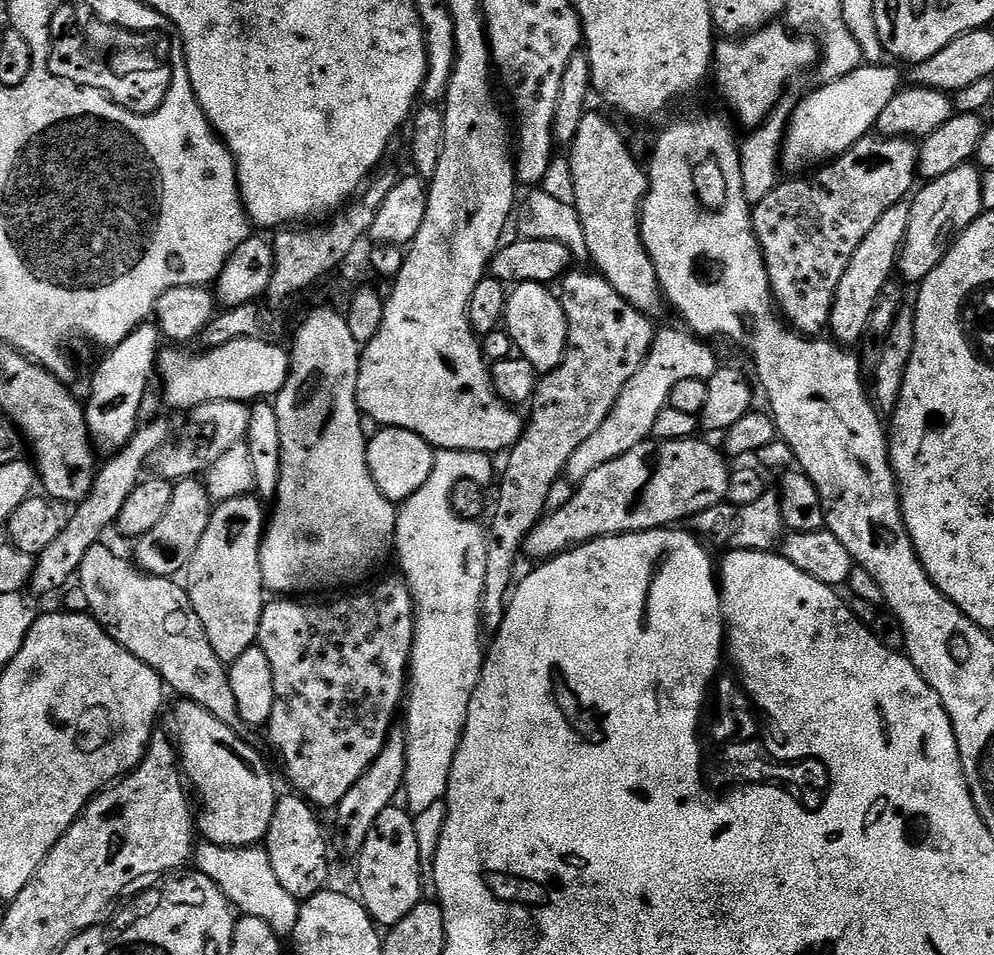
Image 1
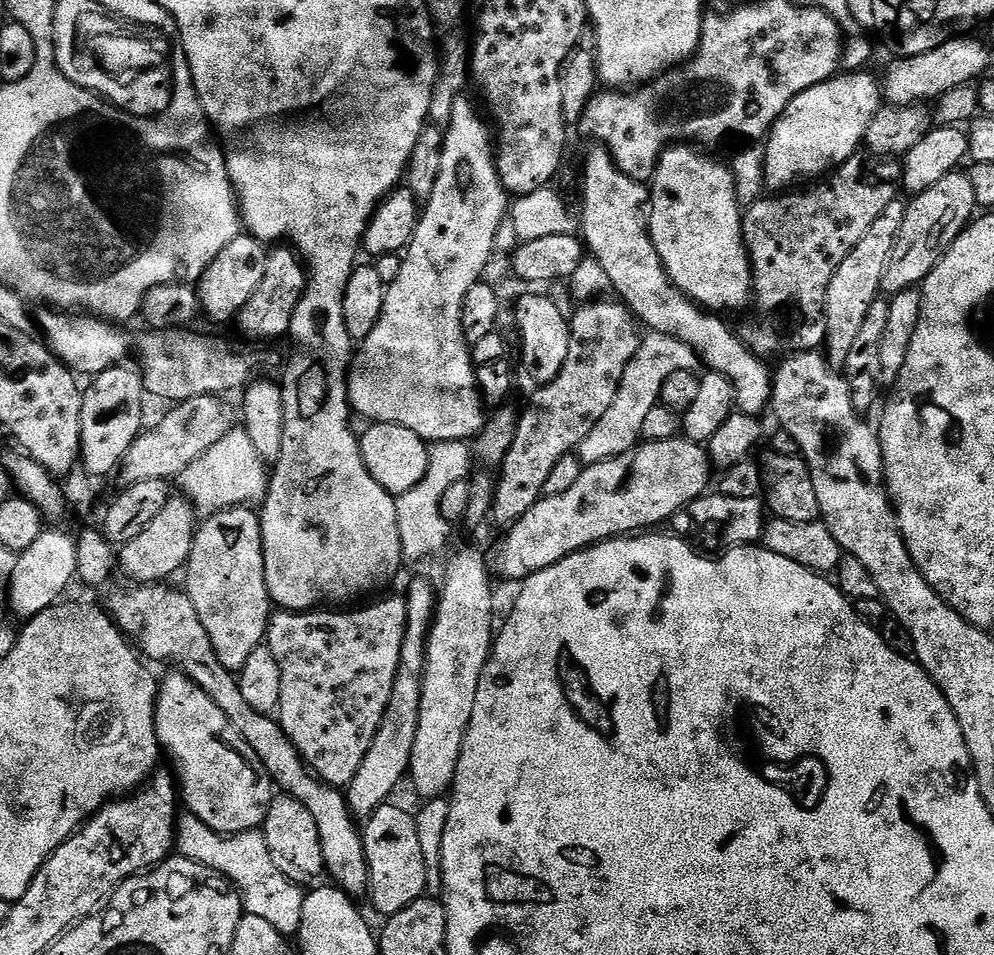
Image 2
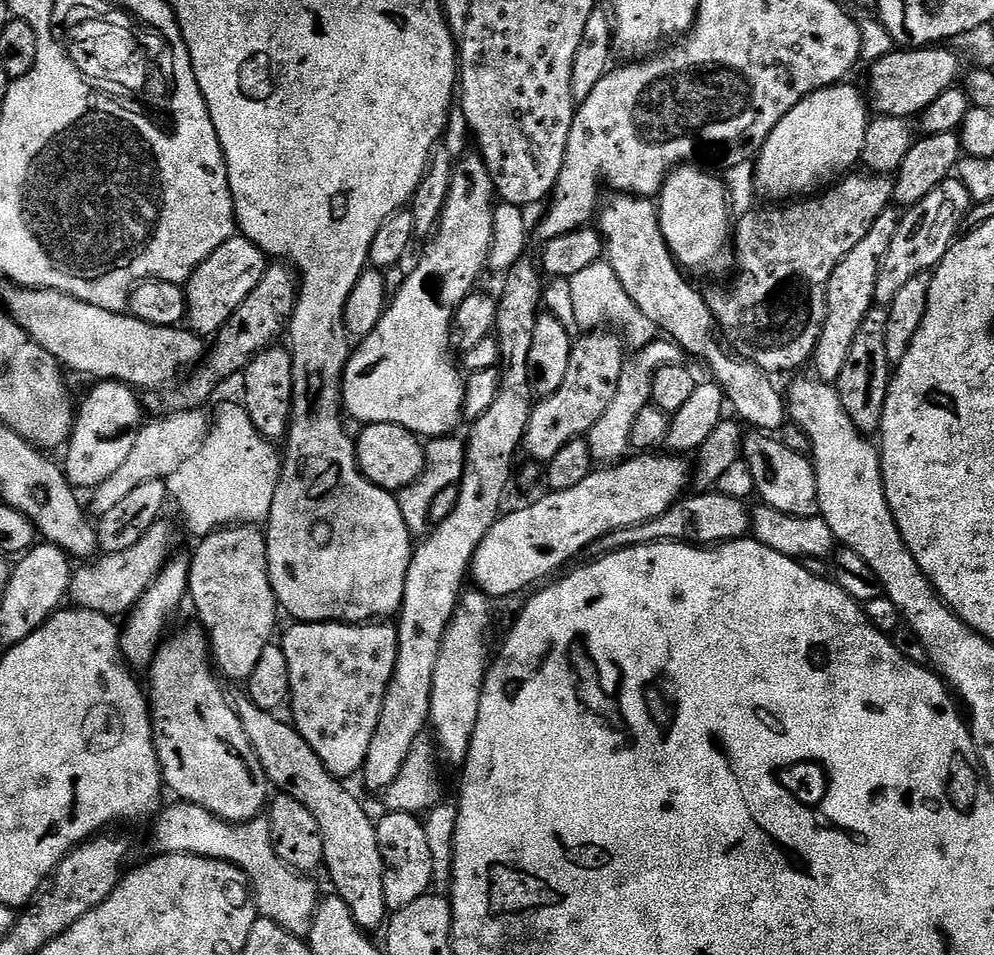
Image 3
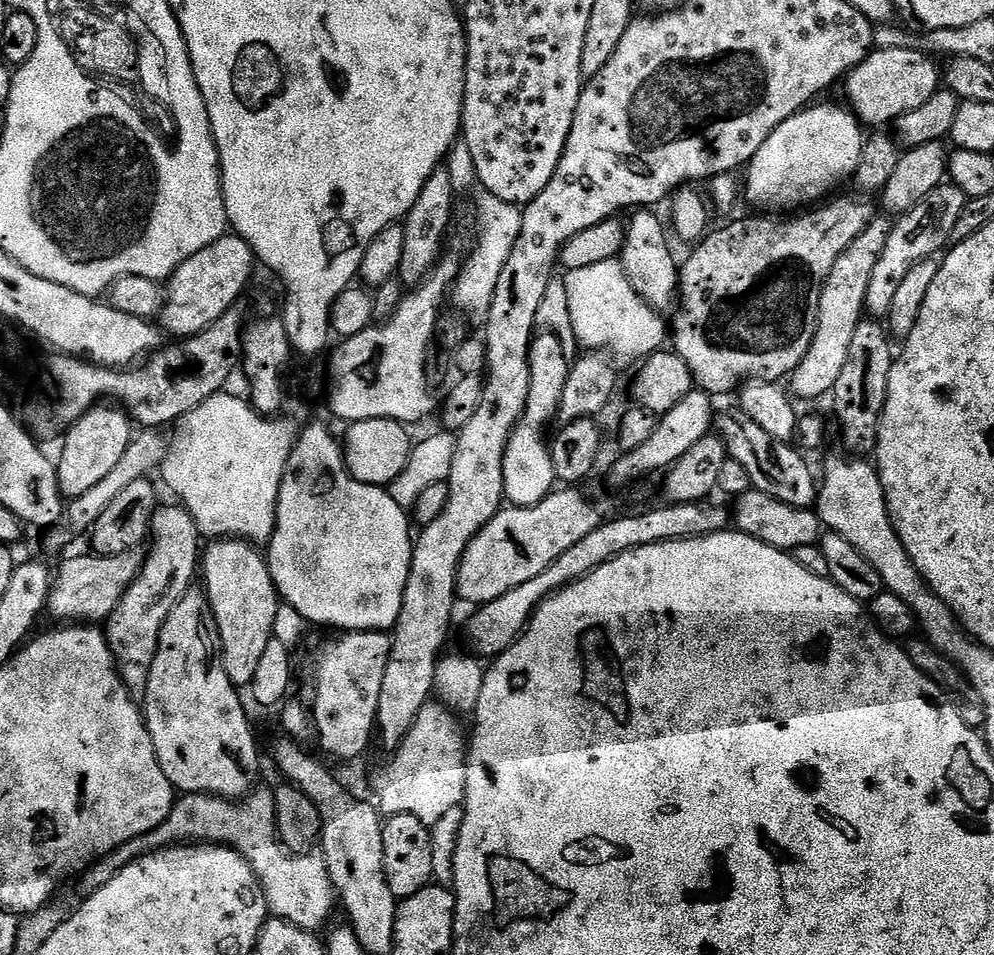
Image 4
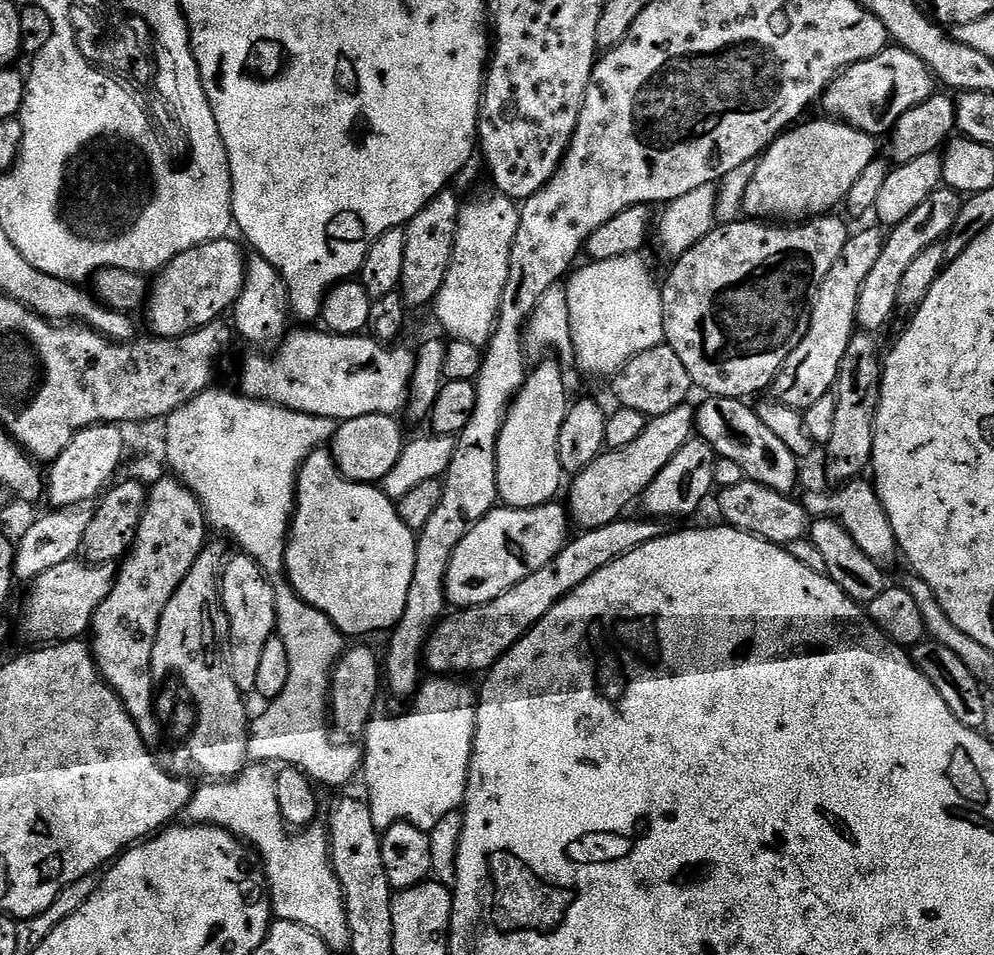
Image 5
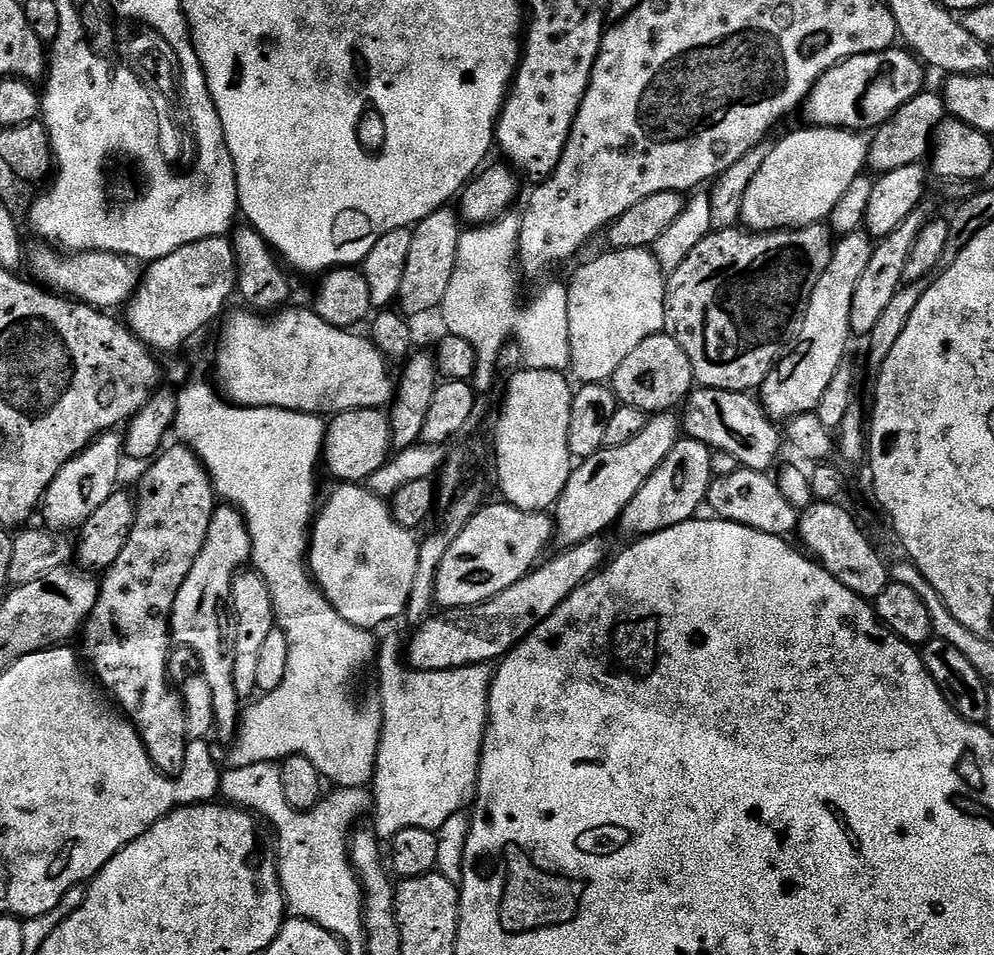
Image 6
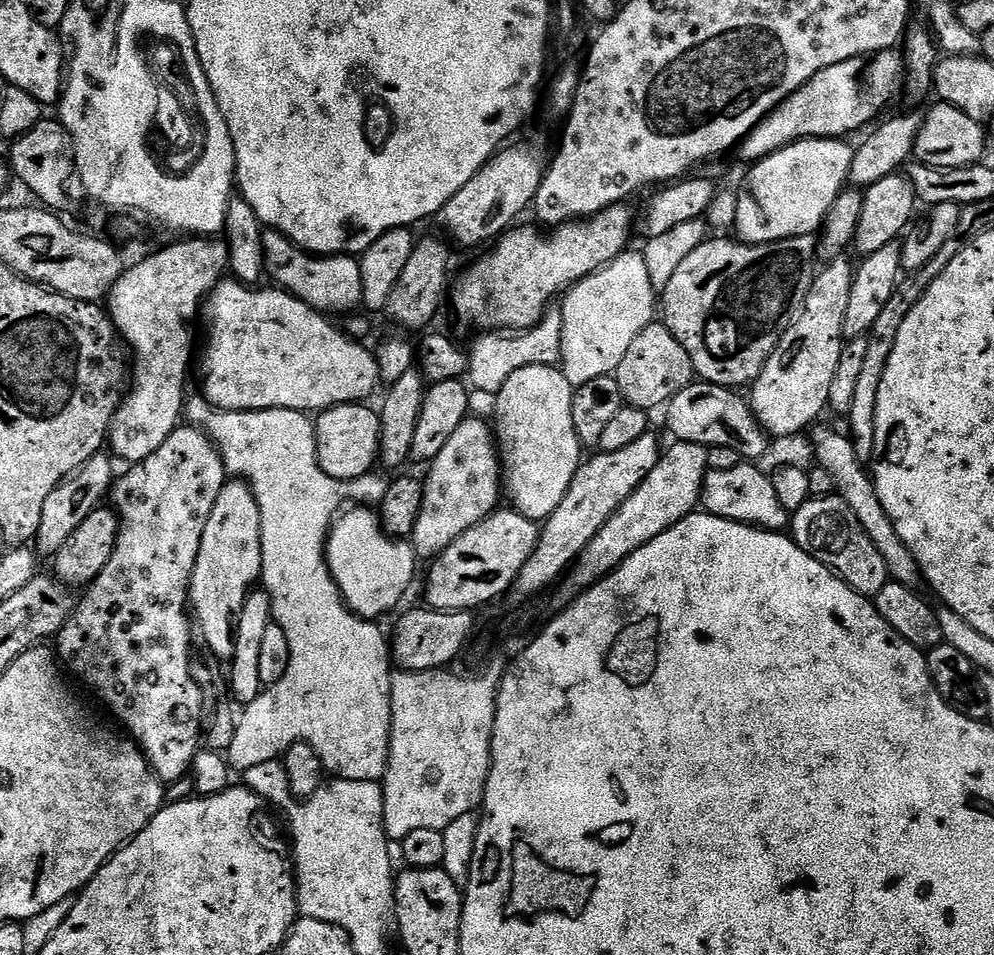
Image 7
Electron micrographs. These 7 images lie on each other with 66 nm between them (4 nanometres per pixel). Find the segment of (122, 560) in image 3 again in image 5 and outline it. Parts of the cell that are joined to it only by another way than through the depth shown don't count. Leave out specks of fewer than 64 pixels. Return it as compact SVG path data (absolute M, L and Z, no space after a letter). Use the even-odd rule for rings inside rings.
M80 558L61 562L58 566L46 570L46 574L37 576L35 580L31 581L29 588L32 589L29 590L28 601L24 604L24 617L20 620L20 628L18 624L19 635L21 632L32 643L29 644L32 646L47 646L83 637L83 632L87 633L92 627L92 619L98 606L102 606L102 602L106 602L110 590L116 584L117 573L117 569L113 565L93 564Z

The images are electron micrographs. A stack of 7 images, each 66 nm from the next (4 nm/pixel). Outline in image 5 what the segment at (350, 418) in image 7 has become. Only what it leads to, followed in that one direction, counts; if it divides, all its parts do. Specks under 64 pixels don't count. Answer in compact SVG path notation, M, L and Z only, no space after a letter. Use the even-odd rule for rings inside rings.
M362 414L362 418L350 418L339 425L330 451L338 470L347 480L359 484L379 485L394 470L404 452L406 435L400 429L399 419L386 414Z

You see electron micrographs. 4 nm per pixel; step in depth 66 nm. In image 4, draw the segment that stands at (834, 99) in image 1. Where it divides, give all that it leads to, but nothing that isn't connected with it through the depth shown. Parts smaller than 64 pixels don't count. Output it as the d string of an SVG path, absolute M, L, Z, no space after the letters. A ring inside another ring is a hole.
M817 103L815 106L809 106L802 112L795 112L789 118L789 120L782 122L782 126L778 126L772 131L770 138L766 138L766 142L762 142L762 150L758 150L758 154L754 154L752 161L747 164L746 173L748 172L748 180L746 176L746 200L749 200L749 202L752 203L754 207L756 207L756 210L767 210L772 214L784 214L787 213L784 212L787 210L787 208L796 208L792 210L807 209L809 206L823 201L825 197L829 195L827 192L830 191L831 188L835 186L835 184L842 183L843 180L847 178L847 176L849 179L849 177L855 173L858 162L862 158L862 146L864 145L864 141L866 139L865 129L862 127L860 121L852 115L851 111L849 111L847 107L841 106L841 108L835 108L835 106L832 104L819 104L820 103Z

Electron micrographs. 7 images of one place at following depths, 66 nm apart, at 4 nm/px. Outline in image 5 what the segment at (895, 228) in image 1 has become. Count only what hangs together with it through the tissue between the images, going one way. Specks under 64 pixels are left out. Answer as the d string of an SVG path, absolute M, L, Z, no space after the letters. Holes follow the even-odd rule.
M876 228L853 231L846 246L842 246L842 254L838 254L838 262L830 266L830 274L826 274L812 307L810 330L806 338L802 338L794 354L786 358L776 376L774 396L781 404L803 410L835 389L846 346L850 346L850 338L858 328L856 311L858 294L862 294L862 282L866 282L870 270L878 263L886 239L885 233L880 233L881 229Z

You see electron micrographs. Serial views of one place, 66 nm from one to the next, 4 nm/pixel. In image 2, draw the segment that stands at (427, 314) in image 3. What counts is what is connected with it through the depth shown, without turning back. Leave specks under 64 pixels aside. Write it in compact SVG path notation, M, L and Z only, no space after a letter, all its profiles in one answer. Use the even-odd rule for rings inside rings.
M459 98L452 103L453 116L451 124L444 133L444 157L442 158L442 171L438 182L435 183L435 190L432 197L423 207L420 214L420 223L417 224L412 243L406 249L403 257L403 266L398 280L387 285L384 294L384 305L382 306L382 318L378 318L378 326L370 330L370 334L364 340L359 341L354 352L354 359L348 374L348 399L352 406L352 411L357 417L365 416L368 422L377 424L397 424L406 426L406 430L414 430L425 442L435 442L437 440L463 440L471 441L480 435L486 423L486 405L480 399L480 389L476 386L477 365L472 363L472 349L464 334L463 324L463 304L471 288L481 283L484 271L488 268L488 263L492 260L492 254L497 251L496 239L498 238L499 227L510 212L510 194L504 189L504 183L500 181L500 174L496 169L496 149L494 147L494 132L489 121L476 113L476 108L465 98Z

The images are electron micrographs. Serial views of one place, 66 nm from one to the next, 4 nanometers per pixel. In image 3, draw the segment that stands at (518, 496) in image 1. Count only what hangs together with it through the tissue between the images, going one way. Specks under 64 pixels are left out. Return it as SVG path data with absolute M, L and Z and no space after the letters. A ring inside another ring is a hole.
M588 330L581 336L584 337L581 340L579 337L572 345L570 362L566 365L566 379L562 381L562 386L558 386L554 394L533 403L522 448L536 460L549 462L571 440L587 437L594 422L606 414L606 406L610 406L618 391L618 377L622 374L626 359L625 341L612 330Z

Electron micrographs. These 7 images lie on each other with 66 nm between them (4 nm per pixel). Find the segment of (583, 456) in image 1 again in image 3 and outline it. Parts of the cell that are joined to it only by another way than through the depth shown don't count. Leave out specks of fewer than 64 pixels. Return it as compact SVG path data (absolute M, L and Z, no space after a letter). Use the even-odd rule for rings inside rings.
M667 338L652 340L646 346L635 349L625 359L622 374L618 377L618 391L614 394L610 406L606 406L606 414L602 414L602 418L598 418L598 422L594 422L594 426L588 431L586 437L593 461L616 462L629 455L632 448L630 430L634 430L634 422L638 419L638 414L642 409L652 403L654 374L658 374L658 370L662 370L666 366L684 364L685 360L684 349L679 348L673 340Z

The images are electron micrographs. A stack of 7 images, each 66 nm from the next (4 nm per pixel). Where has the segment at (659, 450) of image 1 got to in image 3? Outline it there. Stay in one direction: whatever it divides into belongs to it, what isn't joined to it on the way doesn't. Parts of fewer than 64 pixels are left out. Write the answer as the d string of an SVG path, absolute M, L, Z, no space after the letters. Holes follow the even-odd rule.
M636 454L624 458L615 466L604 466L601 472L592 470L578 486L561 492L549 491L529 508L520 508L517 512L501 515L496 525L489 530L486 538L478 546L472 559L470 580L479 591L489 598L495 596L512 596L523 588L531 589L539 585L543 576L551 577L559 573L567 560L572 560L583 548L591 549L603 536L630 526L650 522L658 514L670 510L670 506L685 495L684 487L690 484L690 464L680 454Z

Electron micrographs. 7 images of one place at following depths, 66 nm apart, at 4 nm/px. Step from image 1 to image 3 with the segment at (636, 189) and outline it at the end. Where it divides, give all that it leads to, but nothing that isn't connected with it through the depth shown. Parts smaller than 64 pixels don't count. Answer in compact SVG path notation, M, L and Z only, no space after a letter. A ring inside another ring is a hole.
M616 194L611 197L613 200L608 205L605 203L598 212L598 231L604 237L606 249L606 263L618 274L618 282L626 289L626 294L634 298L634 306L654 322L654 326L667 339L673 340L679 348L684 349L689 357L701 356L706 367L712 371L711 379L720 385L724 391L724 399L737 412L745 425L757 431L776 432L786 422L786 396L783 391L776 389L776 384L771 375L760 369L754 362L742 360L733 354L723 343L712 337L714 333L715 320L712 311L708 306L705 293L699 292L690 281L687 280L672 252L666 246L666 238L662 238L662 226L660 225L660 214L657 205L647 196L629 196L627 194Z

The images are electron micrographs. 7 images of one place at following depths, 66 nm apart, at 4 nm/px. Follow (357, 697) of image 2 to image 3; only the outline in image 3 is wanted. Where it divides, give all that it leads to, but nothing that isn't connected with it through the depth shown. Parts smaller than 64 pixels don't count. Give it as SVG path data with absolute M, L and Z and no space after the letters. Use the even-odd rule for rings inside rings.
M338 620L322 622L289 623L284 632L284 640L279 641L280 649L286 654L286 666L290 670L290 708L291 723L295 724L298 734L306 738L310 750L322 758L322 766L337 778L348 778L364 767L366 750L378 730L378 718L382 714L382 698L386 698L386 686L394 674L398 658L398 634L392 622L365 622L345 624Z

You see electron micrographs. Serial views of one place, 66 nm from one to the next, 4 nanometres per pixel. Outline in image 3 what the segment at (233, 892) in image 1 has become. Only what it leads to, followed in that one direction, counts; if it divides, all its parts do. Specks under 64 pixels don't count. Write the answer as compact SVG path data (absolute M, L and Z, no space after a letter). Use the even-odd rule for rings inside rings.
M177 799L172 803L176 804L170 805L168 809L165 807L155 817L156 825L152 828L153 853L190 854L211 860L224 860L235 868L241 868L254 893L257 913L263 919L282 926L282 930L290 934L307 937L318 907L316 884L311 875L287 868L280 861L272 844L272 828L267 819L257 818L247 820L244 824L232 824L194 802Z

